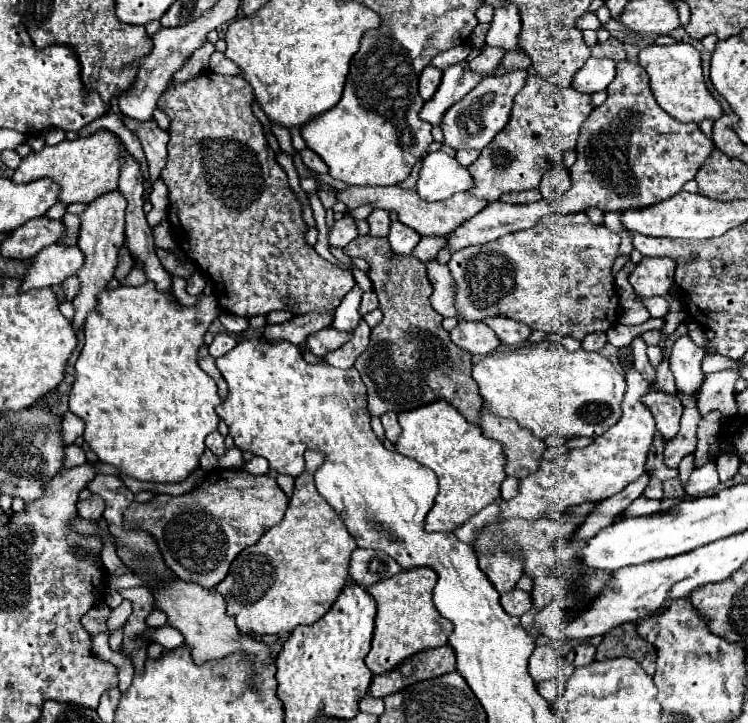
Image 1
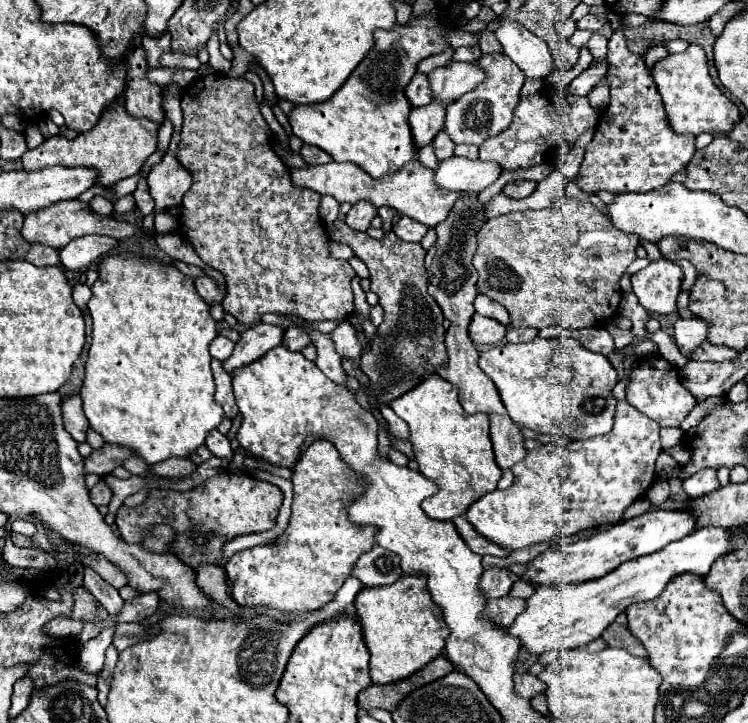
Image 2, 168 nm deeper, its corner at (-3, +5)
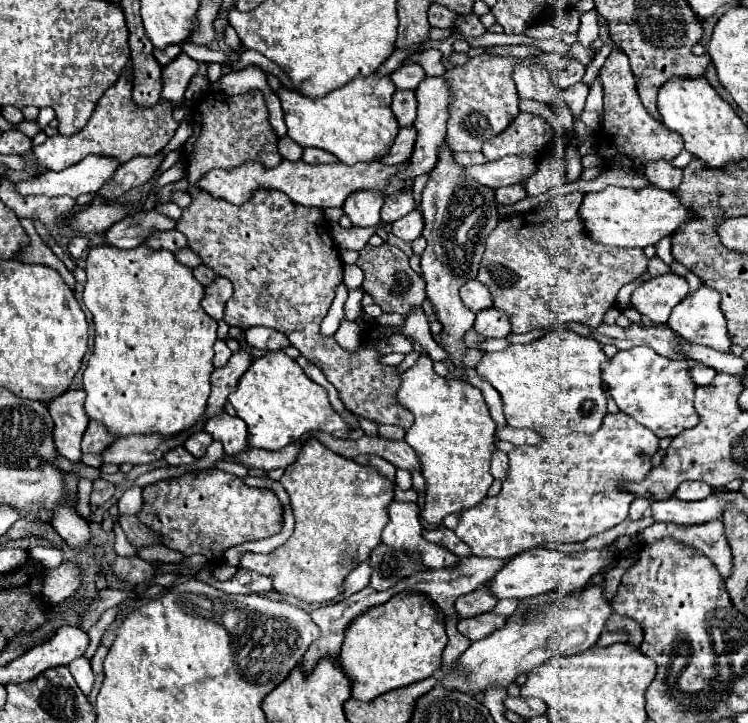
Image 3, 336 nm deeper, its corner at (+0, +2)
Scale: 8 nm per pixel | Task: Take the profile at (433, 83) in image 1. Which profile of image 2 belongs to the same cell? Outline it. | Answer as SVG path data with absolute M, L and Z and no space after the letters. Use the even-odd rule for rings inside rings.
M416 73L412 77L412 81L408 83L406 87L406 99L412 107L424 107L428 103L432 103L432 97L430 97L430 85L428 85L428 79L426 75L422 73Z

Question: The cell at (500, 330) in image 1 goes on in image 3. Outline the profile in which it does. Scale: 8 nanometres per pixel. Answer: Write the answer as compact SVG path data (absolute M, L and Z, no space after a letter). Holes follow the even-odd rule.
M469 280L463 288L461 288L461 298L463 298L463 304L473 310L473 312L479 312L479 310L487 310L493 306L491 302L491 294L485 286L481 286L477 280Z

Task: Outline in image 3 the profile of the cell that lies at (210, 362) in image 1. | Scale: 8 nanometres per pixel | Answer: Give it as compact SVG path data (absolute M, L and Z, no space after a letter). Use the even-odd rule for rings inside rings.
M225 410L221 414L215 414L205 424L205 430L213 434L215 440L223 442L223 448L227 454L237 454L247 448L247 426L241 422L241 418L235 418L227 414Z

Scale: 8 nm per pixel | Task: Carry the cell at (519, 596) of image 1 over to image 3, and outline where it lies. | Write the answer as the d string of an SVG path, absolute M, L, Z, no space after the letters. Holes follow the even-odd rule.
M485 612L479 616L471 616L471 618L461 618L457 622L457 630L467 636L469 640L481 640L489 634L493 634L495 630L499 630L503 624L507 622L507 616L495 614L495 612Z

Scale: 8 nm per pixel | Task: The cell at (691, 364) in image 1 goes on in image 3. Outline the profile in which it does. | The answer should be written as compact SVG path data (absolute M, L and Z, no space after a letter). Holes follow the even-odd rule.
M705 286L673 308L667 326L693 344L709 344L719 352L731 350L725 316L719 310L719 294Z

